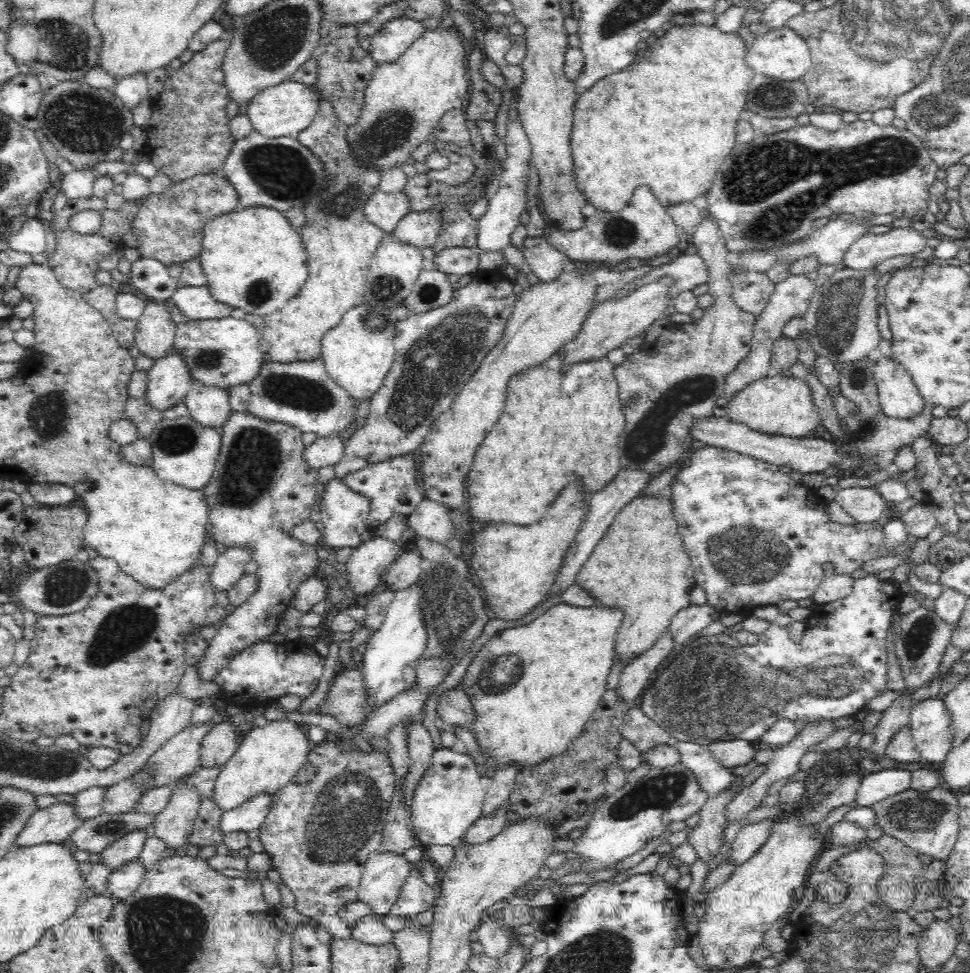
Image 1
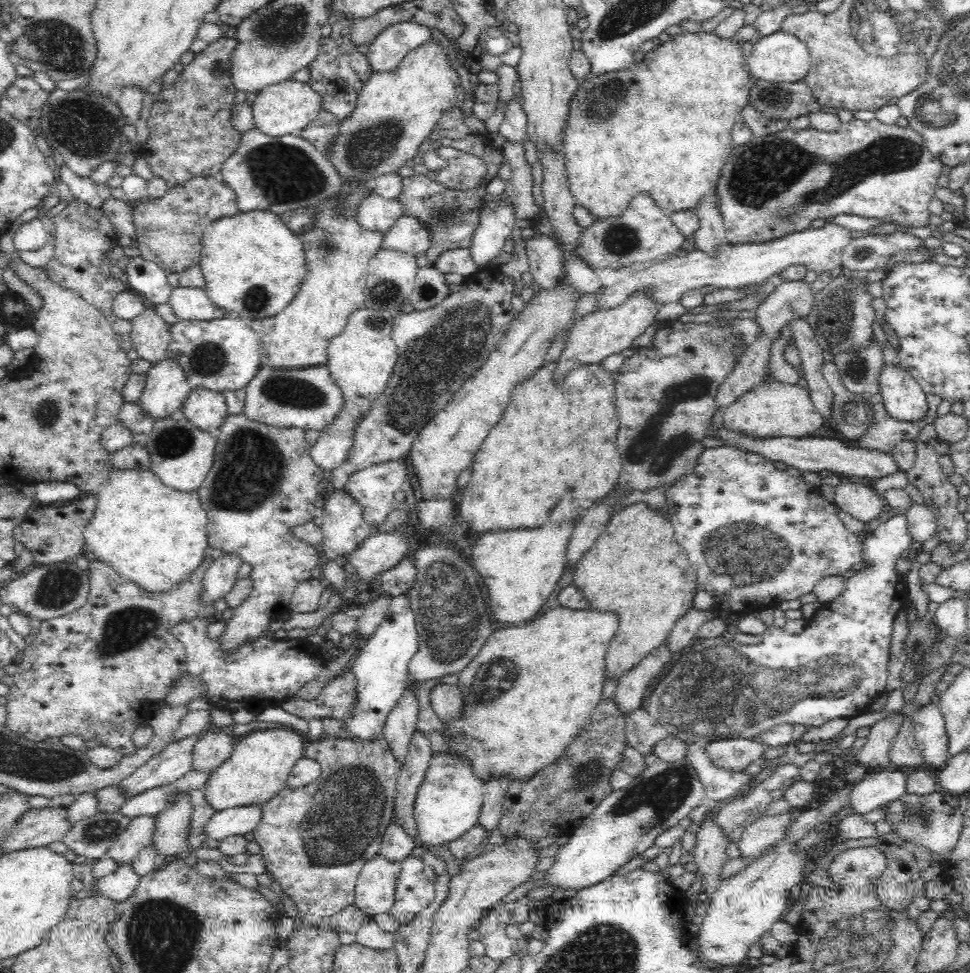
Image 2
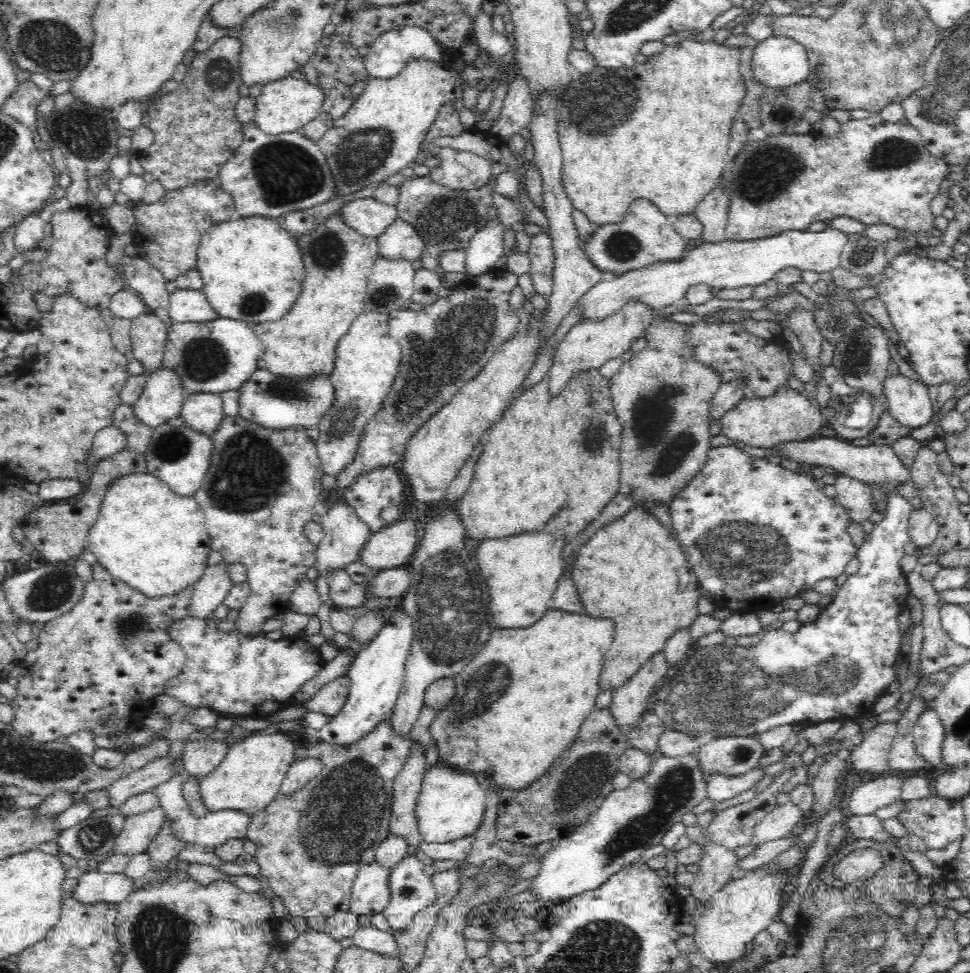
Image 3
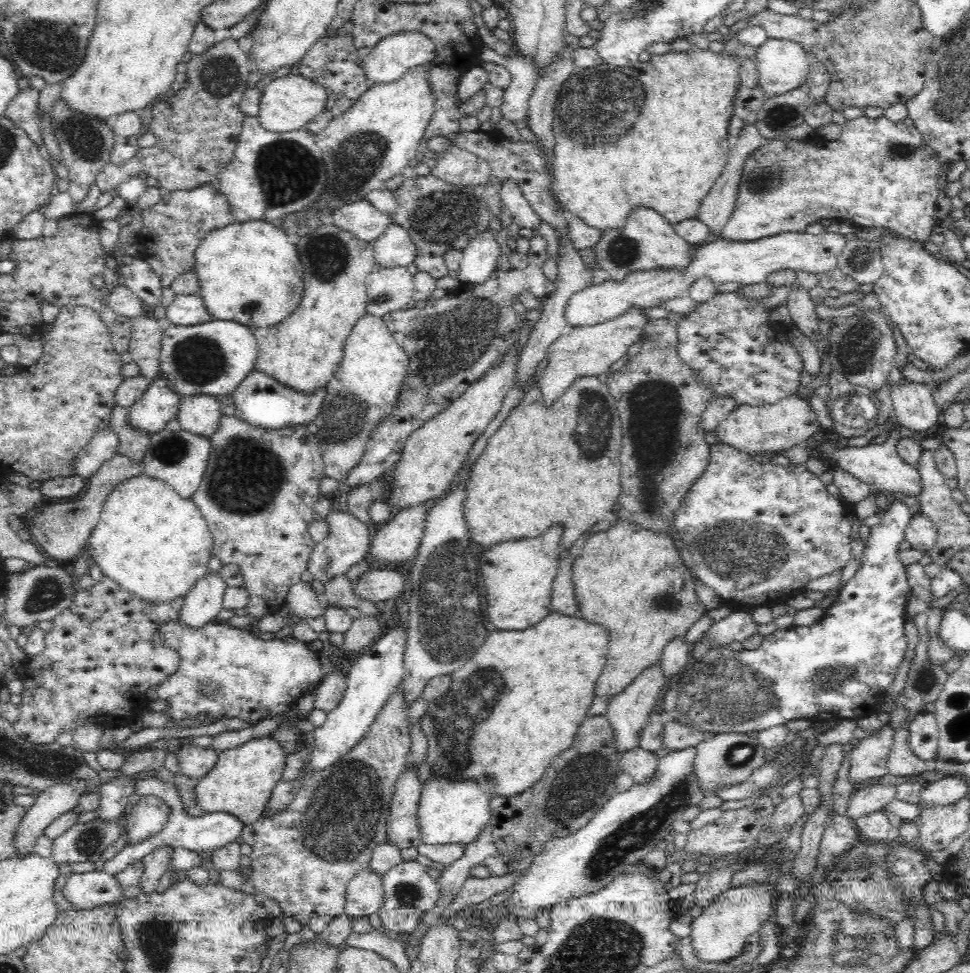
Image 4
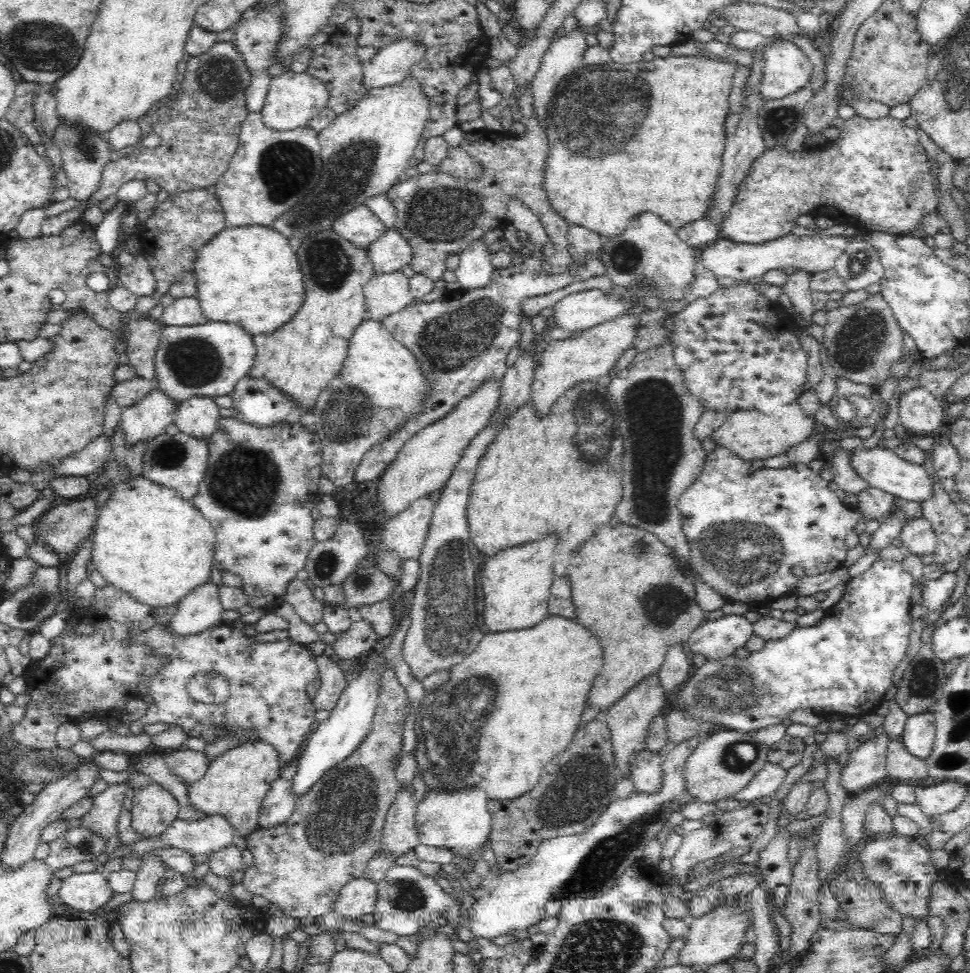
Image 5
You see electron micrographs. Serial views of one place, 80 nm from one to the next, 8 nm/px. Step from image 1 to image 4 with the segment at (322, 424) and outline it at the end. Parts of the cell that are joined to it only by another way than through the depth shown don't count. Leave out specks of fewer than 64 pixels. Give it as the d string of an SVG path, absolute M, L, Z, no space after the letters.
M254 370L234 389L233 402L236 406L235 416L240 420L254 427L282 430L295 425L308 426L315 423L326 396L327 386L318 388L312 395L303 395L303 392L279 383L265 372Z

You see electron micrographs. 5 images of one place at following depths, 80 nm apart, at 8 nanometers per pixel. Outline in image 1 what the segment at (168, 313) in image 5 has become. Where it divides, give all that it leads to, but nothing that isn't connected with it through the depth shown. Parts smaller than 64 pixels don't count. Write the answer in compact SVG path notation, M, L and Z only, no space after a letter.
M207 286L177 288L168 300L190 320L214 320L230 316L234 308L218 303Z

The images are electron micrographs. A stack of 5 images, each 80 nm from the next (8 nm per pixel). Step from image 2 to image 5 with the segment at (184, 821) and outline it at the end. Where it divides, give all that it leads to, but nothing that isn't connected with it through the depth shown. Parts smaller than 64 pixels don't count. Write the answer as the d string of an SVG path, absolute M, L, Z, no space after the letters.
M148 855L140 861L137 874L138 878L131 889L133 900L138 903L146 903L156 895L156 886L166 874L166 864L159 856Z

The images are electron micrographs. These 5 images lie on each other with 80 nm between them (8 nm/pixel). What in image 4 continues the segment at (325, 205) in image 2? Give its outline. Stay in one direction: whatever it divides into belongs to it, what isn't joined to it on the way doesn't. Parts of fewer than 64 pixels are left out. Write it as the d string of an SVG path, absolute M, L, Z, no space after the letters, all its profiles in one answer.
M331 220L324 222L316 234L304 236L302 242L296 244L296 247L305 270L305 291L296 310L281 323L274 324L273 327L252 329L259 344L254 368L256 371L265 372L295 391L303 392L303 395L312 395L318 388L326 387L327 383L333 379L334 372L337 371L338 364L342 360L342 346L346 338L357 320L366 316L367 276L378 264L375 261L372 243L364 243L350 232L336 227Z

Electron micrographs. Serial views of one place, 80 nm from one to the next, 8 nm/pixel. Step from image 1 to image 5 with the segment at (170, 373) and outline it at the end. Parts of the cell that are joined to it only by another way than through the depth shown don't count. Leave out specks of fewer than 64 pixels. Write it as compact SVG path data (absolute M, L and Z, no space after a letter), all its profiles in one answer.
M157 387L152 388L148 396L122 412L119 424L126 444L136 445L165 434L166 428L175 423L176 414L178 402L166 397Z

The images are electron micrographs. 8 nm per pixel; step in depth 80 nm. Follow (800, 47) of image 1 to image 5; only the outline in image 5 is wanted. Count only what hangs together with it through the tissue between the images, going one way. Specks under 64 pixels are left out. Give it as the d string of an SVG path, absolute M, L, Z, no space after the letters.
M782 38L766 44L764 49L758 89L765 100L784 98L808 85L813 64L797 44Z

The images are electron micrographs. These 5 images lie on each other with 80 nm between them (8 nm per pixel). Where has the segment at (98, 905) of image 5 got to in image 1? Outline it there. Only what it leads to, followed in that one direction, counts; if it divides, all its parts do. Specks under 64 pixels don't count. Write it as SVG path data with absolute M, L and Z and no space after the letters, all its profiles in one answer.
M136 856L134 860L110 873L105 887L110 889L109 894L112 894L115 900L125 900L138 889L147 872L148 869L144 868L141 858Z

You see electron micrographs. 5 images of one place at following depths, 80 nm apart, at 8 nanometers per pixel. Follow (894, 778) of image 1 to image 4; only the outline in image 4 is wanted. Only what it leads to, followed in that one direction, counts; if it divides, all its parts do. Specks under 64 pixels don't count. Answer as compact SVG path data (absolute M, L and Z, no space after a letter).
M891 783L868 785L858 789L847 802L847 816L854 820L881 811L886 804L896 798L896 793L897 785Z

